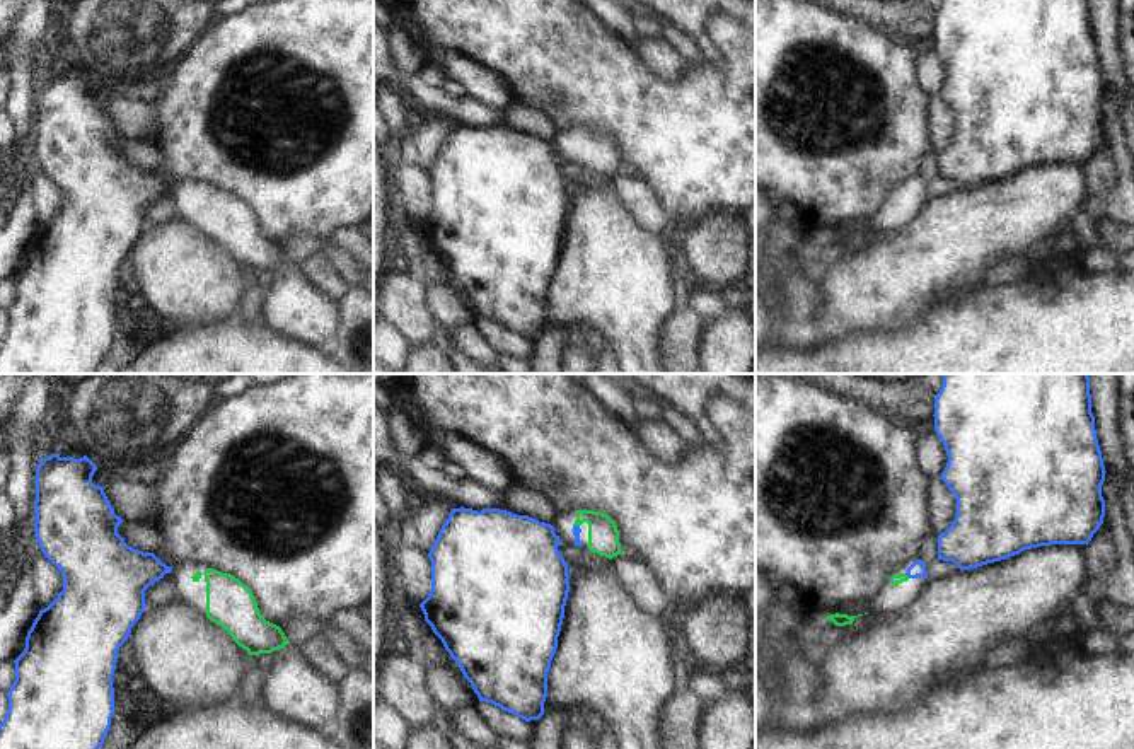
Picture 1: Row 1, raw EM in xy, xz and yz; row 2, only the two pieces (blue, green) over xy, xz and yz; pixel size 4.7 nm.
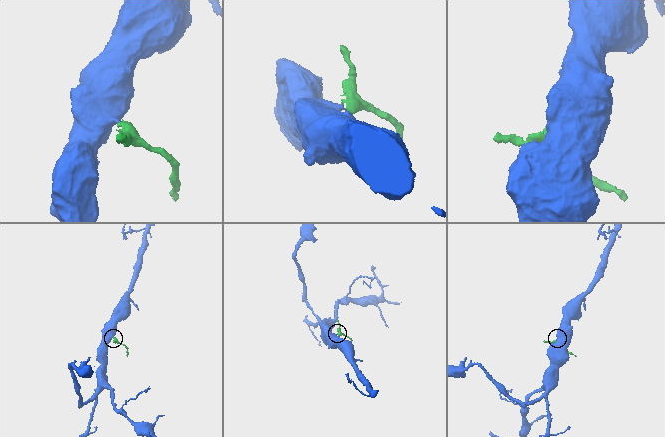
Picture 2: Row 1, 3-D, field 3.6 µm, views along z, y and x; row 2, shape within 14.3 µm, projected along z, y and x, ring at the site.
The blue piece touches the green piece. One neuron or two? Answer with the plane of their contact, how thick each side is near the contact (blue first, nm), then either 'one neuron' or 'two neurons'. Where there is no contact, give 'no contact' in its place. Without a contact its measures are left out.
contact in xz; calibres 40 and 140 nm; one neuron

